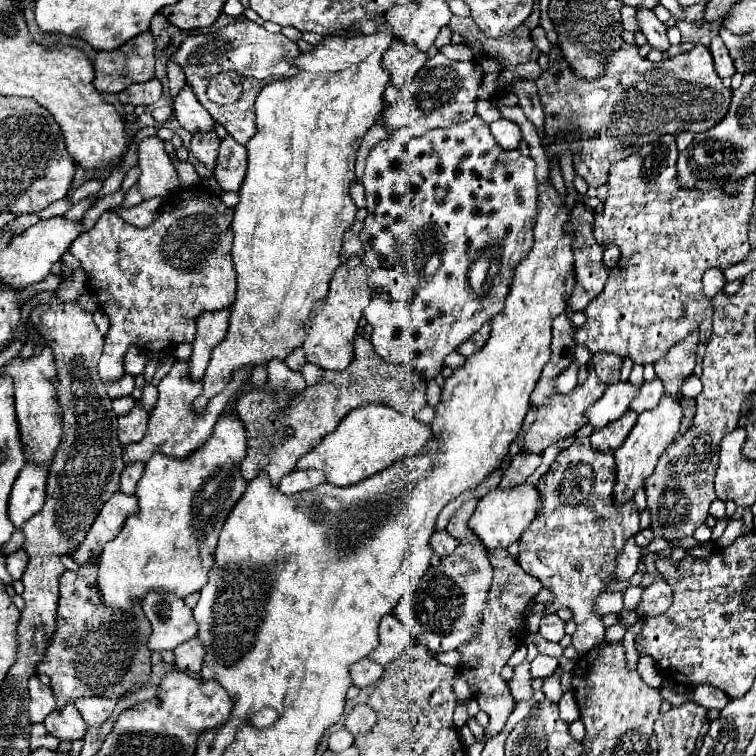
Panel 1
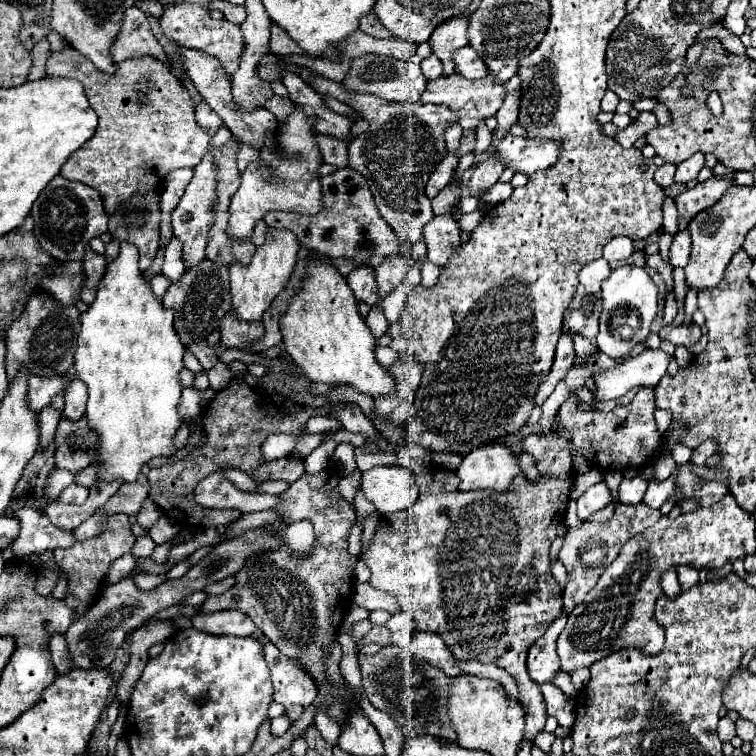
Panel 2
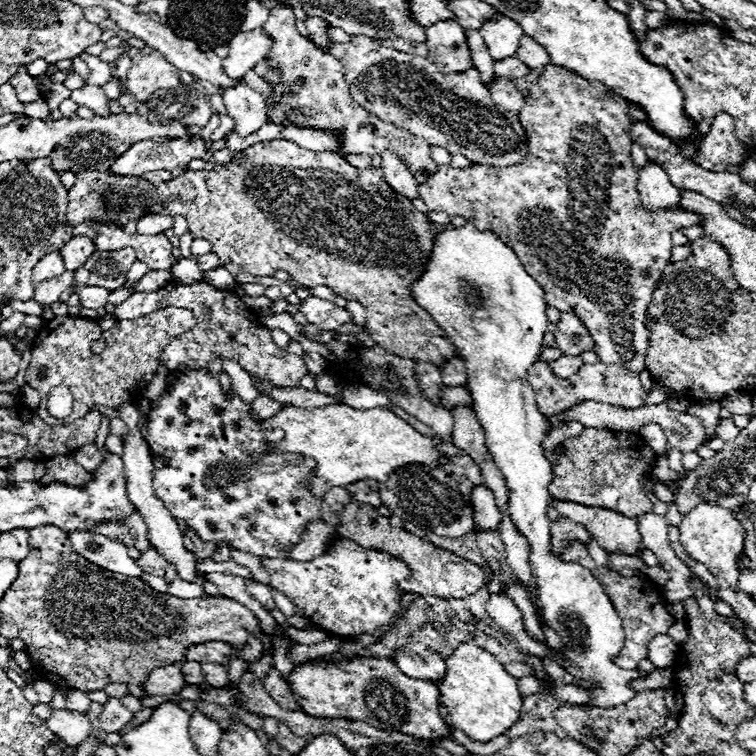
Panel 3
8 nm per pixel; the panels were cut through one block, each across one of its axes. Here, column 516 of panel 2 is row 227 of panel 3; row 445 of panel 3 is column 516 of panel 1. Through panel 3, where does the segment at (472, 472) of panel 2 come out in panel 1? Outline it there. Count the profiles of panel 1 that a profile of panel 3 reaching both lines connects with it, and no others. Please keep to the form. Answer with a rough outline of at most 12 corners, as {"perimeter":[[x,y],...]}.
{"perimeter":[[532,484],[494,488],[468,526],[488,550],[518,542],[540,510]]}

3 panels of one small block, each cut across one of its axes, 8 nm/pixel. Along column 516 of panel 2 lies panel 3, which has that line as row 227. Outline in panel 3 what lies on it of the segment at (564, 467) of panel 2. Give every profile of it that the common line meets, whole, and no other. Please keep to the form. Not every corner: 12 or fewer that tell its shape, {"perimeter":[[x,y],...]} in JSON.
{"perimeter":[[562,66],[528,154],[438,166],[434,212],[492,230],[602,364],[644,370],[672,232],[628,102]]}

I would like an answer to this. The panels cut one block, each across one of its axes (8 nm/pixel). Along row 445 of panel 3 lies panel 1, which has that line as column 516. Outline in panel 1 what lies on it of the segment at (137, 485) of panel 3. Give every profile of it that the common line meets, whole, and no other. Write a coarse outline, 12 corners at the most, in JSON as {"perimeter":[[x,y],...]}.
{"perimeter":[[500,118],[490,124],[502,148],[518,148],[520,128]]}

